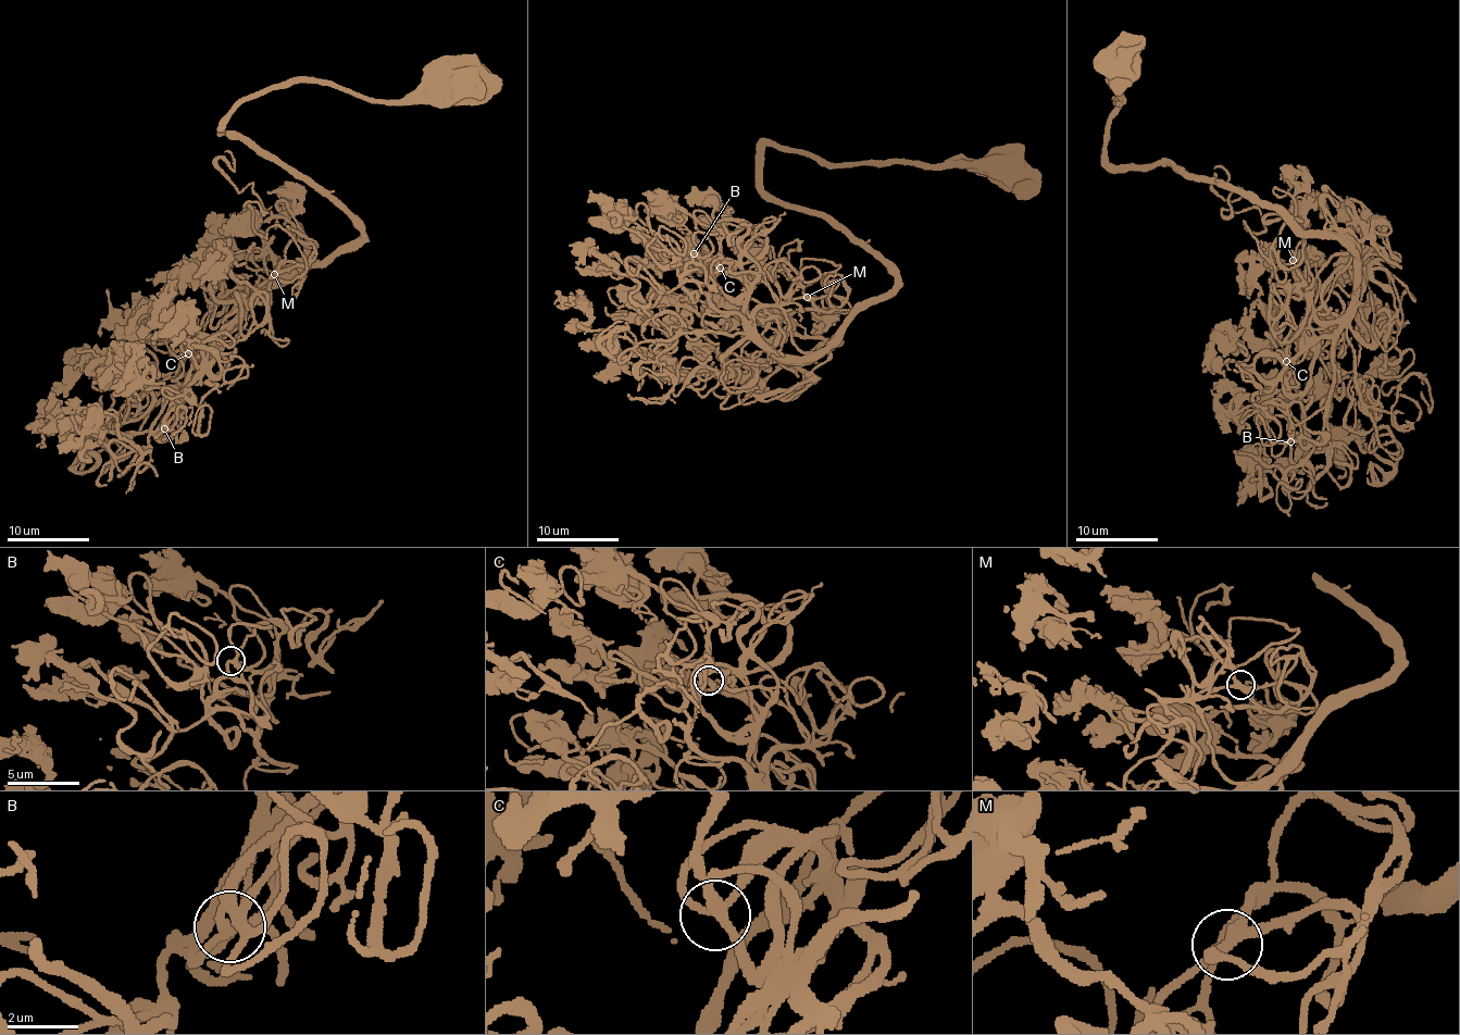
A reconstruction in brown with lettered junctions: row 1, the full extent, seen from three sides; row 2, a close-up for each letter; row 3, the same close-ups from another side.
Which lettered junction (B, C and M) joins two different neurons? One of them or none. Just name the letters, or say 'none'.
none

